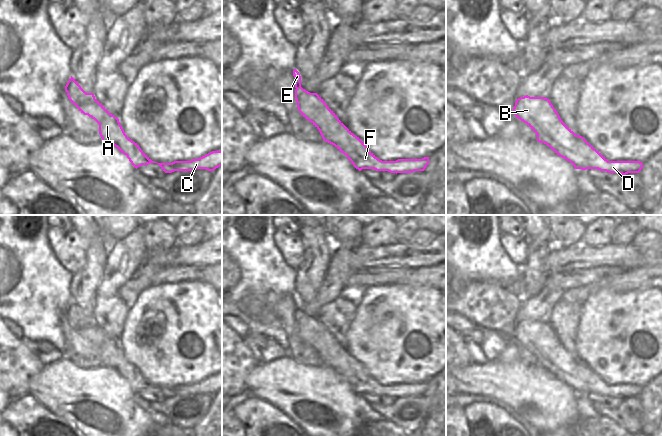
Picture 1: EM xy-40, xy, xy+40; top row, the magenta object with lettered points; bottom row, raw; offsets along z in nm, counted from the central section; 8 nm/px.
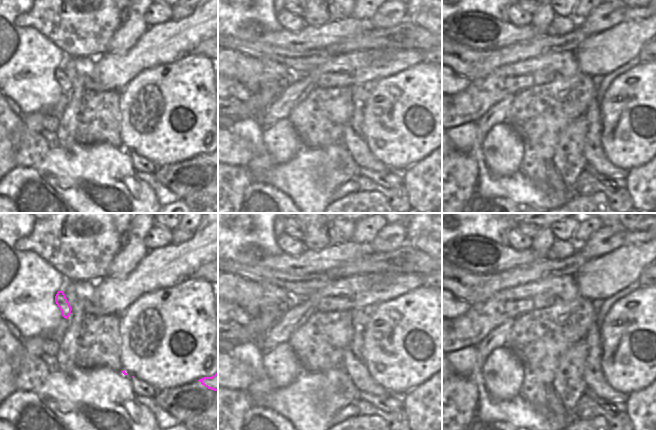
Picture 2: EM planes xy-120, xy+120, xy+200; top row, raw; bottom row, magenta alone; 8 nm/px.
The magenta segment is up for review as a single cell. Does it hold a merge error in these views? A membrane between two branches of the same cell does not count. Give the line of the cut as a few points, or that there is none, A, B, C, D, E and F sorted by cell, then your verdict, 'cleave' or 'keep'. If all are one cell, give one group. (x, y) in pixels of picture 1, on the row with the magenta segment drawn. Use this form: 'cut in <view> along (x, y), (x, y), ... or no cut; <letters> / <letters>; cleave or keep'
no cut; A B C D E F; keep

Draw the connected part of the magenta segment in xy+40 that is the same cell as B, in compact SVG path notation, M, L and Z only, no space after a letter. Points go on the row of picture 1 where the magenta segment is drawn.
M528 95L516 100L513 112L537 135L537 141L546 144L557 155L573 164L575 169L598 169L608 173L639 173L640 161L608 161L584 137L576 135L560 118L545 97Z

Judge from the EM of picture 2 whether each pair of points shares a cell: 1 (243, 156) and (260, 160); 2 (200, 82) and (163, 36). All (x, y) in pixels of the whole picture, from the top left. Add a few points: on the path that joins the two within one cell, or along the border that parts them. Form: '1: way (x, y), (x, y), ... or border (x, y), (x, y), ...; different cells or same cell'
1: border (241, 138), (254, 150), (246, 166); different cells
2: border (192, 54), (186, 54), (171, 62), (158, 64); different cells

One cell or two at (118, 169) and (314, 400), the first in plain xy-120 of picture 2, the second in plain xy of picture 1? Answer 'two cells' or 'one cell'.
one cell

